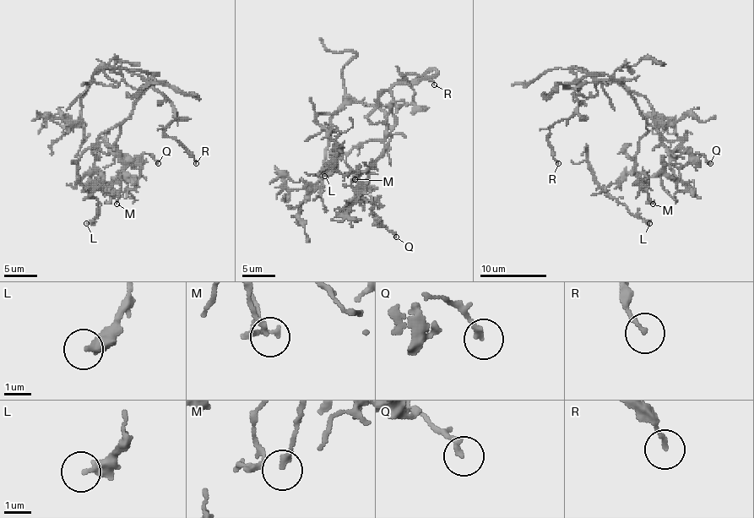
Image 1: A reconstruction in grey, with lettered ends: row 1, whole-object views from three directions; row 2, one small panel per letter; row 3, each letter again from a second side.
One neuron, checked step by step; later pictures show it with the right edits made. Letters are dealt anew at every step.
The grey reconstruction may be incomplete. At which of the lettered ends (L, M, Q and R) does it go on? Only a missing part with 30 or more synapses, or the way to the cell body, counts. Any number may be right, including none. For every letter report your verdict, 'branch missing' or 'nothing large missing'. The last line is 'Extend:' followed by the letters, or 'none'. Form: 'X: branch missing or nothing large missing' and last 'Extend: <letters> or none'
L: nothing large missing
M: nothing large missing
Q: nothing large missing
R: nothing large missing
Extend: none

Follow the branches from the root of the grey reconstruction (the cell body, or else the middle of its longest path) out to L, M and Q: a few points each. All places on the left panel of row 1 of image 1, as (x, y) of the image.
L: (151, 79), (131, 114), (98, 139), (94, 166), (101, 187), (91, 193), (98, 202), (98, 215), (86, 223)
M: (151, 79), (136, 100), (131, 114), (121, 123), (116, 140), (122, 168), (129, 177), (121, 182), (116, 204)
Q: (151, 79), (136, 100), (131, 114), (121, 123), (116, 147), (121, 160), (132, 166), (144, 154), (158, 163)

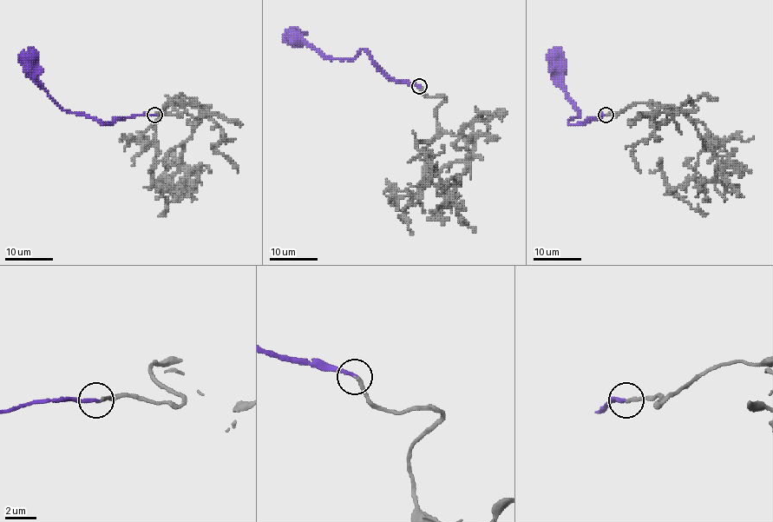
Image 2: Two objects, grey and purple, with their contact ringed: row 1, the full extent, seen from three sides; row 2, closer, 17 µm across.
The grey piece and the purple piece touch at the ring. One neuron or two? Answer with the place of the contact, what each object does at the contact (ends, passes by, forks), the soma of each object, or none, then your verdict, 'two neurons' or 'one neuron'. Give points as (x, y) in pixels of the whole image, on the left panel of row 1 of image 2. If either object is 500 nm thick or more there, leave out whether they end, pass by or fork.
place (154, 115); grey ends; purple ends; soma grey none; soma purple (31, 69); one neuron

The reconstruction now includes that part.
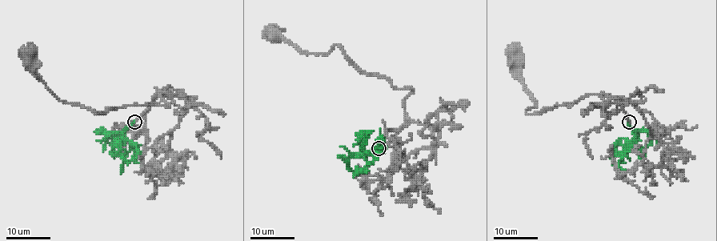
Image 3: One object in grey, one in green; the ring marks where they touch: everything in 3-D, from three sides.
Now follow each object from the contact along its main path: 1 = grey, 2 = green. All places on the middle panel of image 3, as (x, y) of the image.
1: (378, 148), (405, 119), (404, 100), (413, 90), (364, 74), (336, 43), (325, 54), (302, 54), (273, 34)
2: (378, 148), (366, 154), (362, 143), (362, 134), (366, 132), (365, 143)

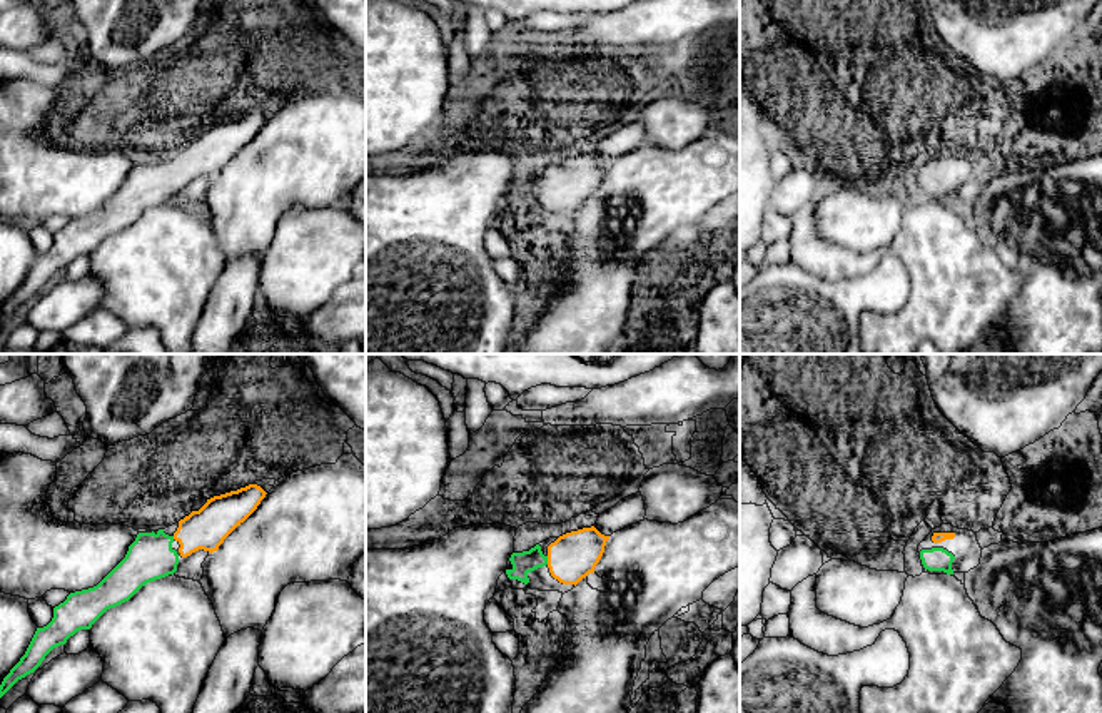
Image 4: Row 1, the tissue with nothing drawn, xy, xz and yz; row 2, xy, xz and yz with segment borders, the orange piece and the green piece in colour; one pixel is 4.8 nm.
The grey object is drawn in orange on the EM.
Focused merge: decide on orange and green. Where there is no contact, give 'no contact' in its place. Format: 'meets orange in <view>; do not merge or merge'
meets orange in xz; merge

